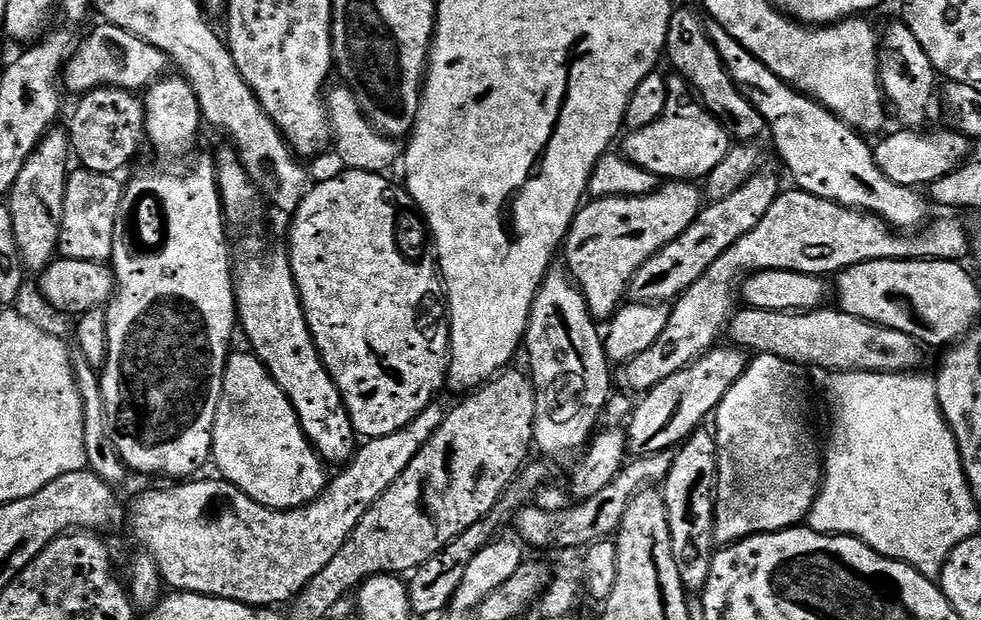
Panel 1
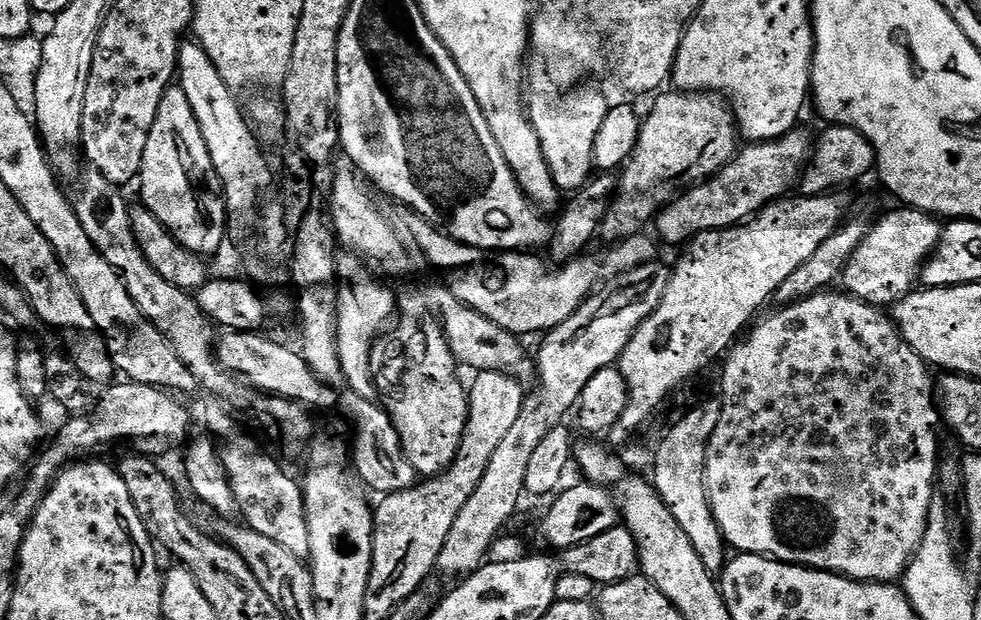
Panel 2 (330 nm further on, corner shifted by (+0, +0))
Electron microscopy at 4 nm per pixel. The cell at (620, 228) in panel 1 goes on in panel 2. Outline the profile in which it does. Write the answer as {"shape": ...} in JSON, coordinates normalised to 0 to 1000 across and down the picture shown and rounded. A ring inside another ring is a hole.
{"shape":[[[812,203],[797,223],[767,229],[755,237],[743,265],[729,284],[705,298],[692,311],[684,329],[677,331],[667,355],[668,379],[681,394],[704,389],[713,374],[729,374],[731,368],[748,368],[767,353],[782,329],[802,318],[813,292],[830,245],[830,219]]]}

